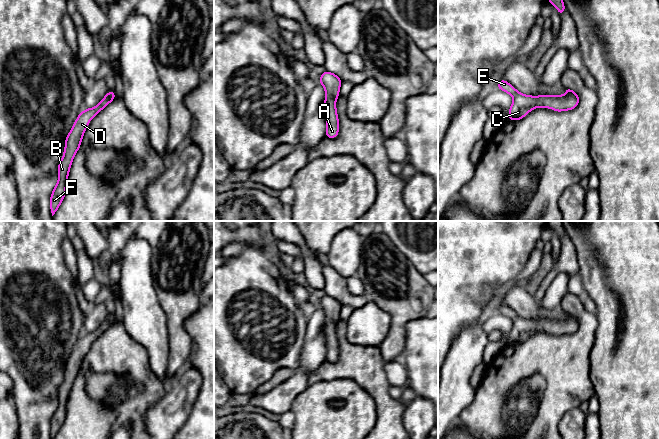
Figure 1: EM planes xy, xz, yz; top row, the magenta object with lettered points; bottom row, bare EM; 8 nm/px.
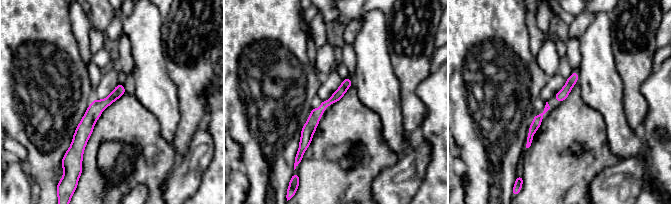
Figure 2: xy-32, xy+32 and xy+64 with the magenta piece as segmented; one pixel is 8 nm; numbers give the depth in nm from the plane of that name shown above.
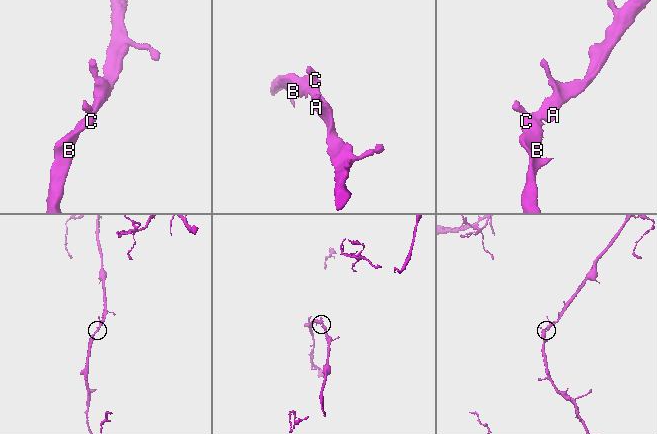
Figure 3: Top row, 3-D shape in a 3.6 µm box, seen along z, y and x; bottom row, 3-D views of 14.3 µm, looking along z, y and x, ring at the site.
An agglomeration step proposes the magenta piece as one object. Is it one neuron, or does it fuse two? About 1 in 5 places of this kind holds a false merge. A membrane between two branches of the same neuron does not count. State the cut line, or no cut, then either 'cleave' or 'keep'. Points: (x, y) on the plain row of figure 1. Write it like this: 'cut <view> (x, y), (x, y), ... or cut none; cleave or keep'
cut none; keep

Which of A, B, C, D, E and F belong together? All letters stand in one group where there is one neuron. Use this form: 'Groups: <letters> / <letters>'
Groups: A B C D E F

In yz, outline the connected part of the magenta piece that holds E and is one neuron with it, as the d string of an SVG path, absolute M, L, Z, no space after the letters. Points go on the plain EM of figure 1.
M500 304L497 307L497 312L513 321L513 327L509 332L509 344L520 344L537 331L551 332L554 335L560 336L572 334L576 332L579 327L579 320L577 317L567 311L565 319L541 320L523 319L505 304Z

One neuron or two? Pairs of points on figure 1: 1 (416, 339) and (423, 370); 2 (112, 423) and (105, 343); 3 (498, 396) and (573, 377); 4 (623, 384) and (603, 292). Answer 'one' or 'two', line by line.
1: one
2: one
3: one
4: one

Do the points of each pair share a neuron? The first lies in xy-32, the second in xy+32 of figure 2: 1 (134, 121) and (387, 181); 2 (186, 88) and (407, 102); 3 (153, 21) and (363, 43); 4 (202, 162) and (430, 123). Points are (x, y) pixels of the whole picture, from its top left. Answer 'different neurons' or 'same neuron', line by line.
1: different neurons
2: same neuron
3: same neuron
4: different neurons

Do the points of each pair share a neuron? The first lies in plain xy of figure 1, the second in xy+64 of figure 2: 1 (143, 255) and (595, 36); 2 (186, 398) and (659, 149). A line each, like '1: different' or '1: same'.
1: same
2: different

